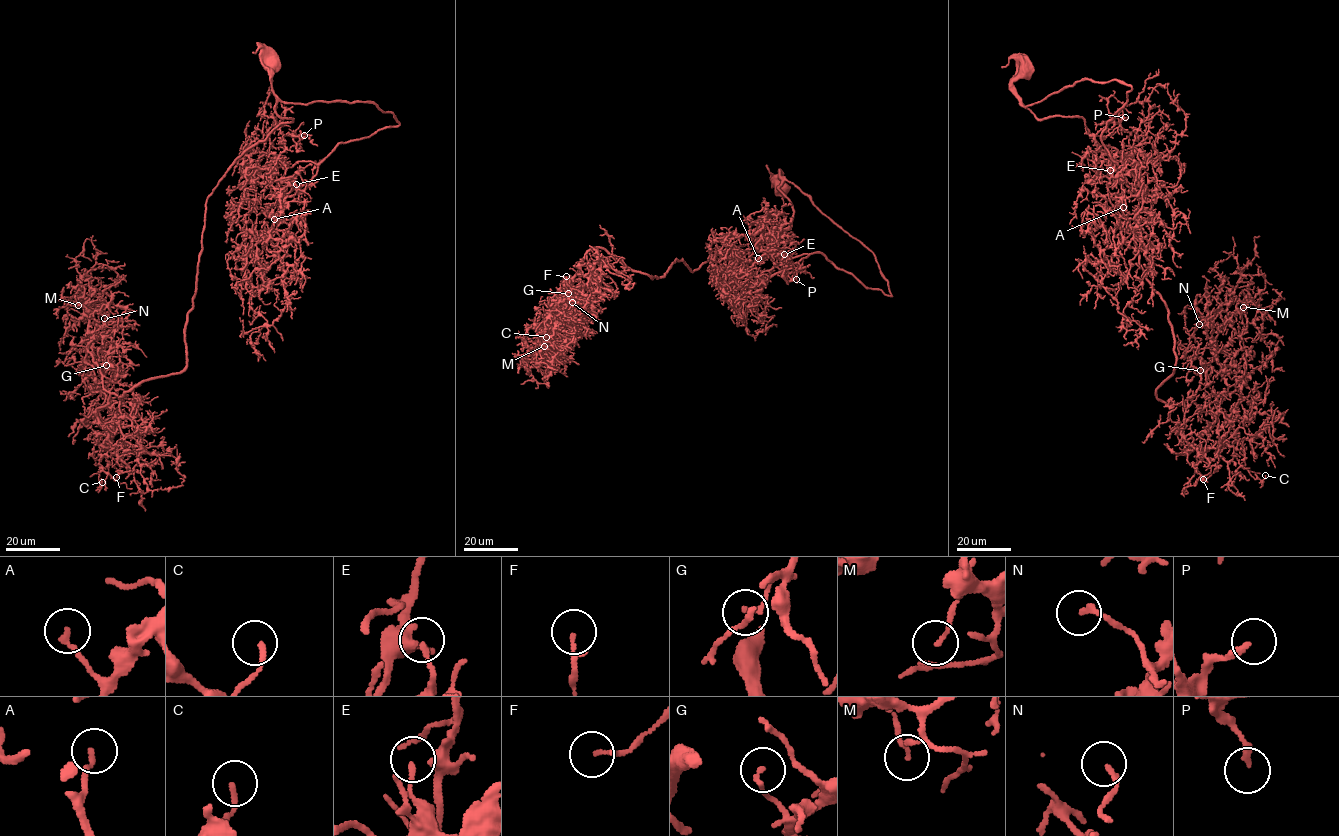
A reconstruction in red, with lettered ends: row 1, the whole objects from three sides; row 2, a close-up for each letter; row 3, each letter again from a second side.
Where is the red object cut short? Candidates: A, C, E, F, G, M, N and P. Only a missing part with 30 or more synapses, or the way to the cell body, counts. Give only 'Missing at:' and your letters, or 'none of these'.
Missing at: none of these

